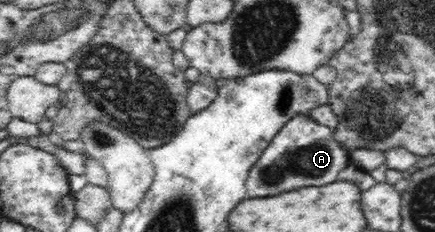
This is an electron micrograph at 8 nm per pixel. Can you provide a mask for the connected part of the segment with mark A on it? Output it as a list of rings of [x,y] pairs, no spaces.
[[[300,115],[294,120],[287,121],[287,124],[283,128],[280,128],[280,131],[272,138],[271,144],[268,144],[268,147],[264,148],[264,151],[259,157],[259,160],[255,163],[255,166],[253,166],[249,172],[246,183],[246,196],[247,198],[263,198],[263,196],[275,196],[275,194],[281,194],[281,192],[289,192],[289,190],[301,188],[303,184],[305,184],[305,187],[321,187],[327,184],[332,184],[338,180],[340,172],[343,172],[344,168],[346,168],[348,165],[351,165],[349,150],[339,144],[338,140],[335,139],[334,129],[327,127],[327,125],[315,123],[315,121],[308,120],[307,117]]]

